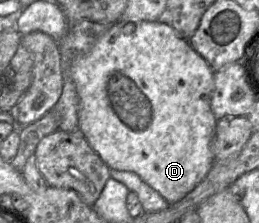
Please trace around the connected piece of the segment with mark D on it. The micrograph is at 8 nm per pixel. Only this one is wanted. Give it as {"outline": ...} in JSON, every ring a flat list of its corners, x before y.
{"outline":[[118,21,103,34,92,49,79,57,70,66,79,101,78,127,91,148,111,169,136,173,144,182,156,190,169,205,184,198,206,176,213,165,213,138,217,119,211,110,211,96,214,90,214,71,207,61,180,37,172,26,159,21]]}

